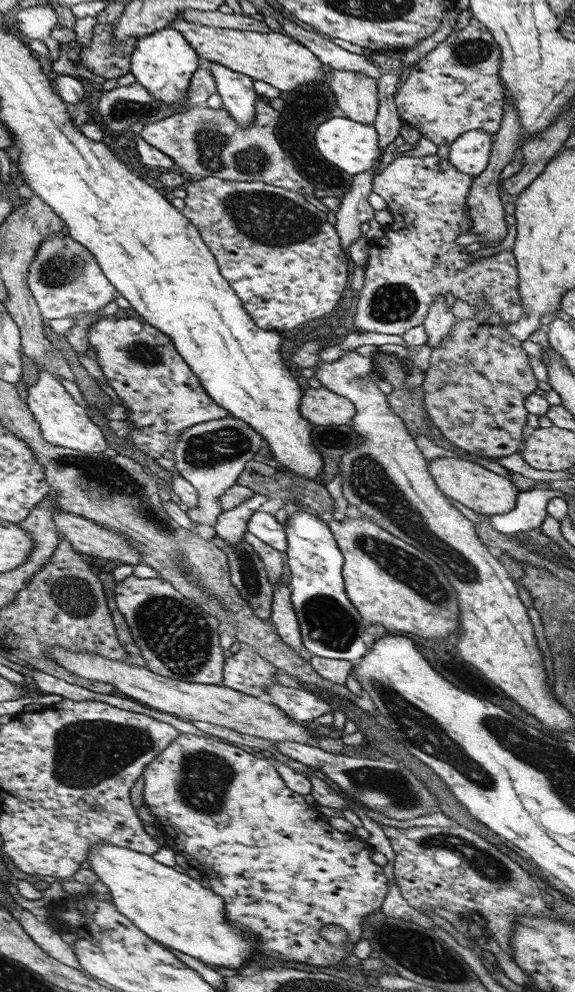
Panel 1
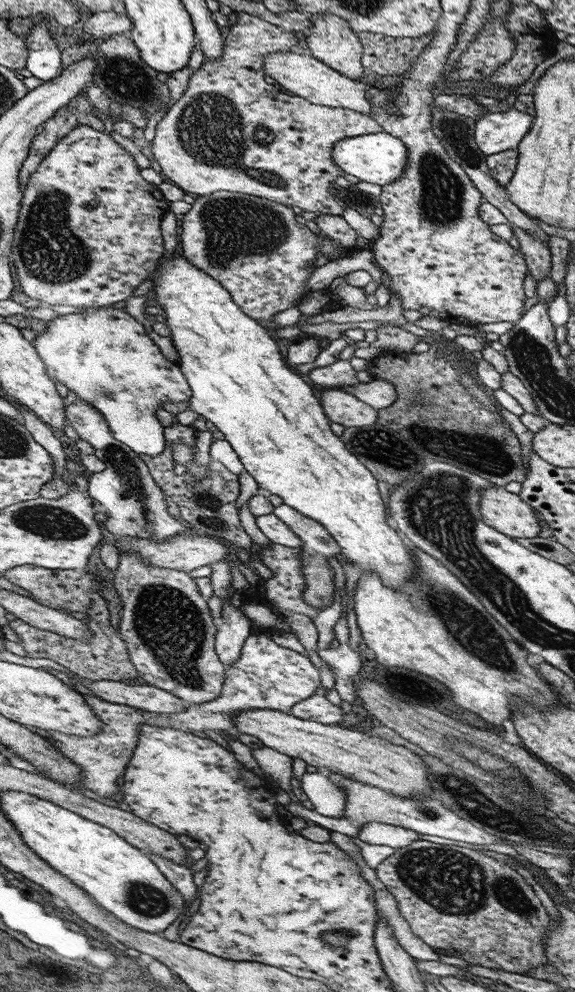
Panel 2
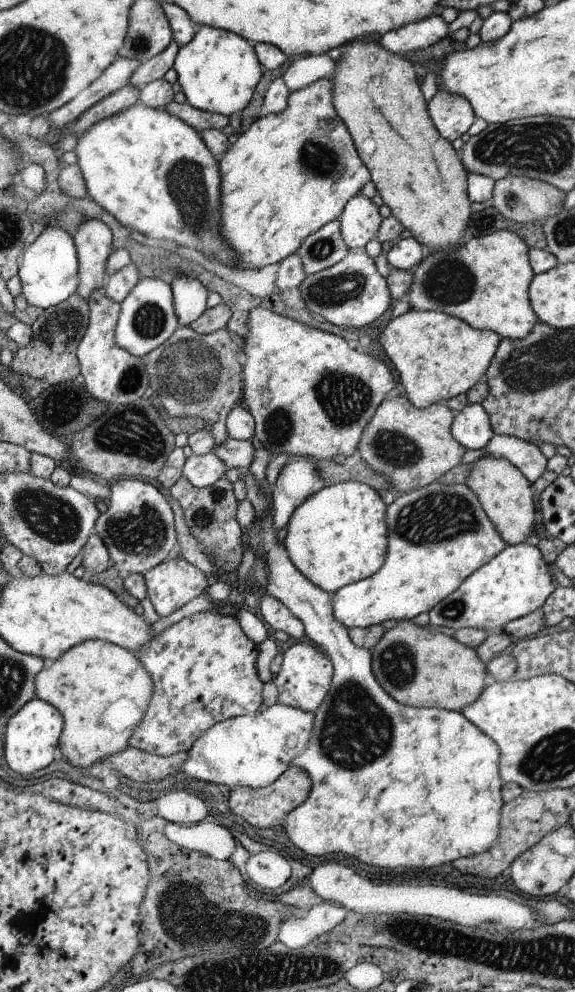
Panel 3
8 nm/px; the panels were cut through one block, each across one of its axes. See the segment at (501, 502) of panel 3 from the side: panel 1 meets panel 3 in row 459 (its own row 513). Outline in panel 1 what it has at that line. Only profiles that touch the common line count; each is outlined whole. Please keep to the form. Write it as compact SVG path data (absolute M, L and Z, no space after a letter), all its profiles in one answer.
M432 458L429 461L429 473L447 497L485 516L506 513L516 505L519 490L513 482L486 470L469 458Z

